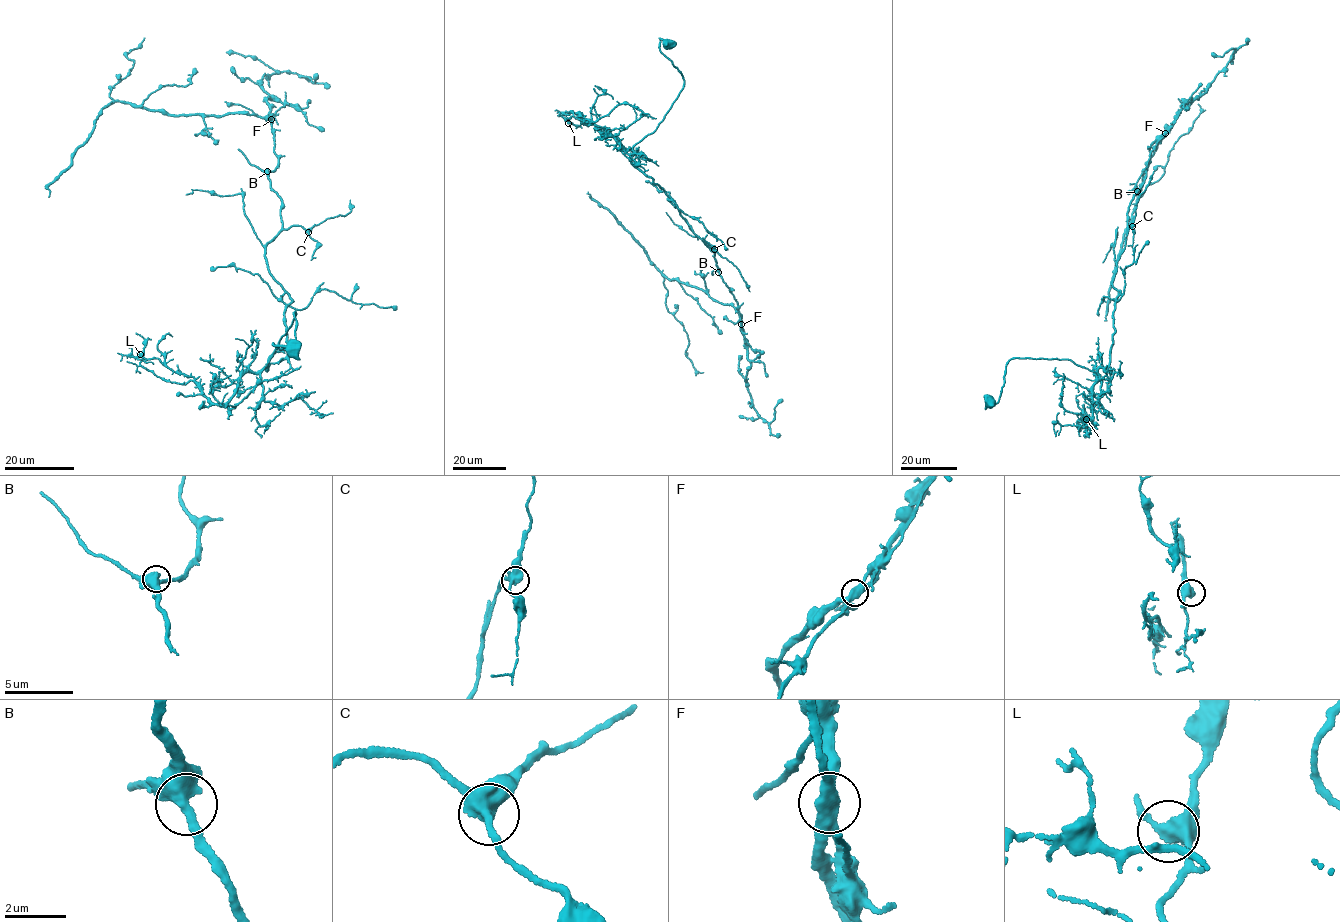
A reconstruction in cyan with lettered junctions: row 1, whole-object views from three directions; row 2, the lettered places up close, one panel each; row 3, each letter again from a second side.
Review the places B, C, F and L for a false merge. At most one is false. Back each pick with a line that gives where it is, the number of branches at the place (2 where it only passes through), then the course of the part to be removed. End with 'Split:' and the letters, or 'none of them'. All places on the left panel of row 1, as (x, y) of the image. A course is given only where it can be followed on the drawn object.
F: at (271, 119); 3 branches meet; foreign part runs (271, 119), (240, 113), (167, 115), (117, 101), (101, 109), (70, 167), (47, 186), (49, 196)
Split: F

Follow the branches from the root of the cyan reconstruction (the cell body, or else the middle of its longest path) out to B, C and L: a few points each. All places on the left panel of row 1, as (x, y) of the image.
B: (293, 349), (273, 343), (294, 342), (295, 312), (266, 366), (289, 304), (265, 256), (282, 226), (267, 171)
C: (293, 349), (273, 343), (294, 342), (295, 312), (266, 366), (287, 345), (289, 304), (265, 244), (308, 232)
L: (293, 349), (273, 343), (294, 342), (295, 312), (266, 365), (218, 405), (192, 380), (163, 380), (140, 354)

